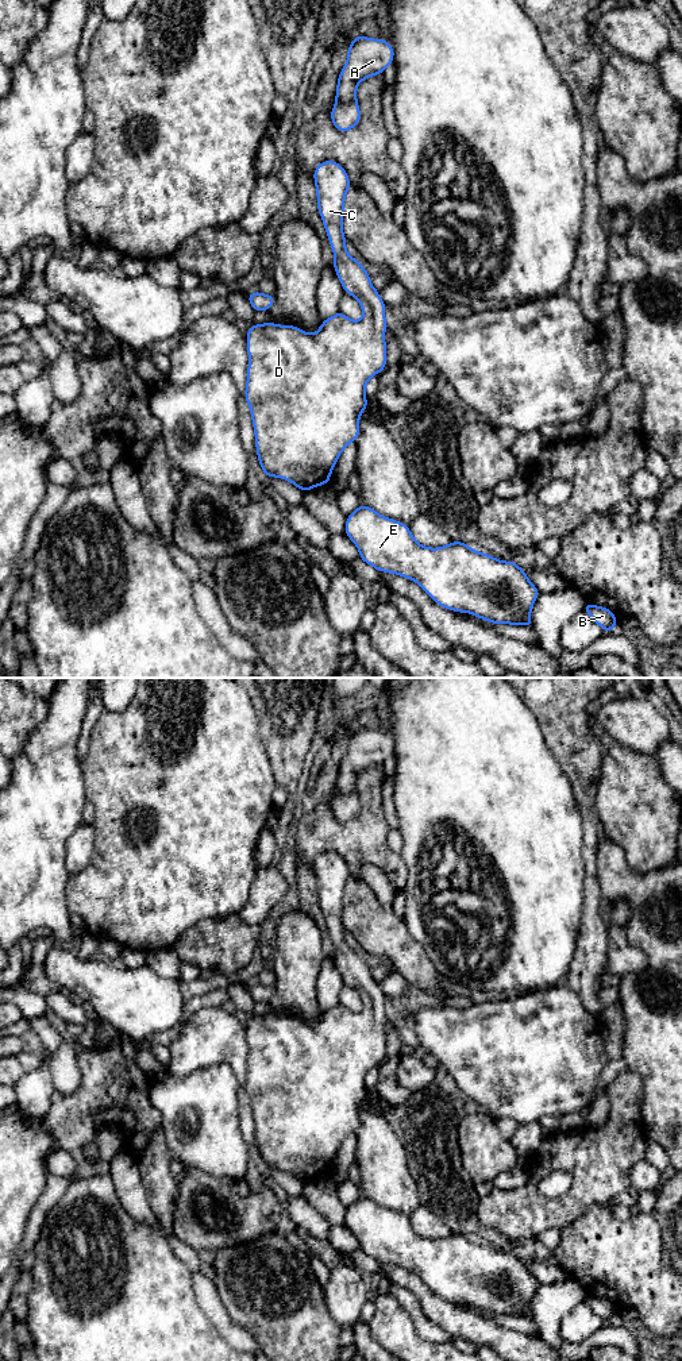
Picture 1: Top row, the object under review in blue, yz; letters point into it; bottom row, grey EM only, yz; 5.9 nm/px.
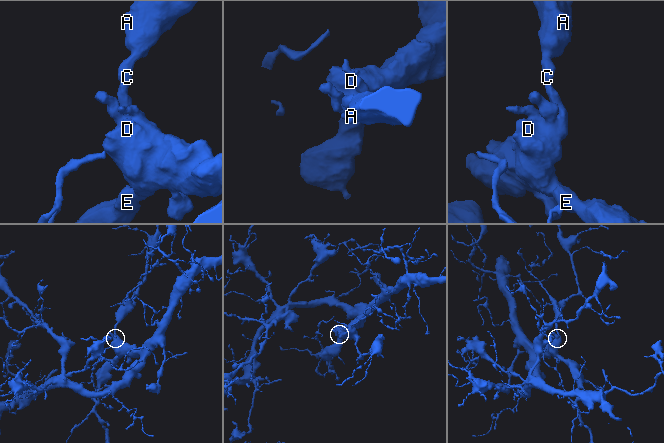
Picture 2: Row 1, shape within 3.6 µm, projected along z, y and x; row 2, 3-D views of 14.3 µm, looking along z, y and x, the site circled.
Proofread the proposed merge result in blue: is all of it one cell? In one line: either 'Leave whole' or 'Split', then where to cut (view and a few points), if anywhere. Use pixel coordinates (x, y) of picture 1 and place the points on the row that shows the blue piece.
Leave whole. No split

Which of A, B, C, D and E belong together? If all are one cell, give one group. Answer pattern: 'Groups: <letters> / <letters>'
Groups: A B C D E

